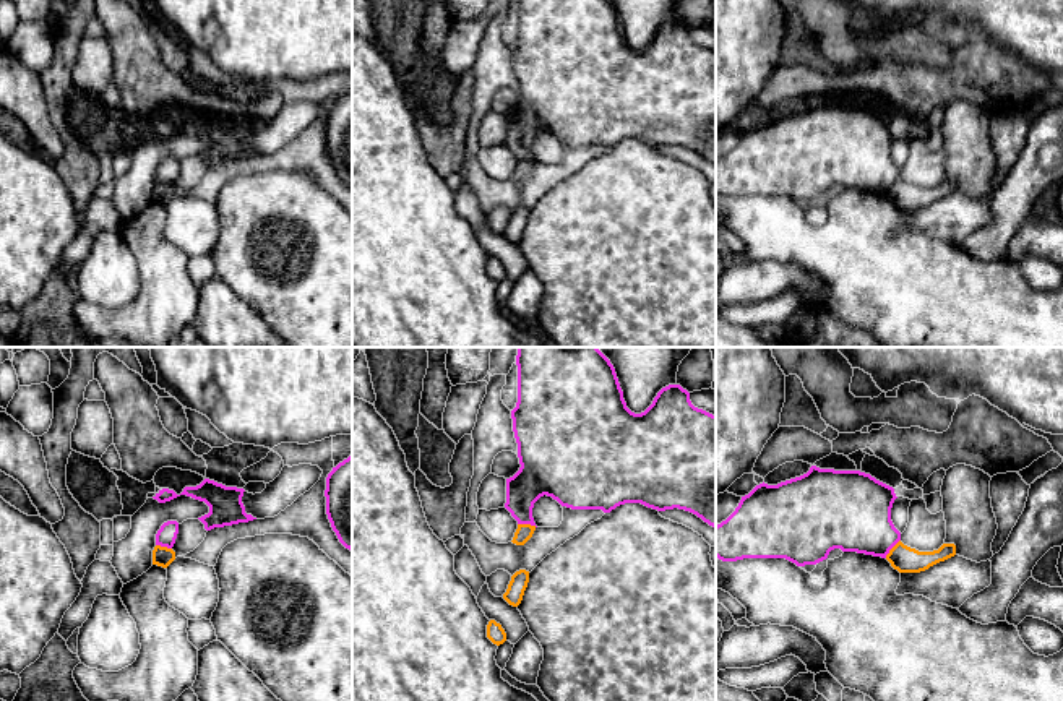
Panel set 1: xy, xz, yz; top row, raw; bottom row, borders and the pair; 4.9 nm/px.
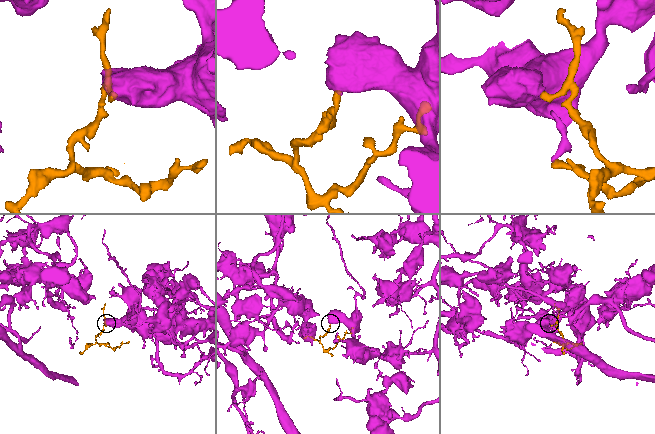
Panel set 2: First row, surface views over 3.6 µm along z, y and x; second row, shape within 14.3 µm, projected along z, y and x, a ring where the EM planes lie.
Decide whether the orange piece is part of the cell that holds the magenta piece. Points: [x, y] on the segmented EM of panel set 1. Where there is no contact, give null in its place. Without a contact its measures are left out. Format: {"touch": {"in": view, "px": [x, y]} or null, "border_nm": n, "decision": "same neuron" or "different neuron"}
{"touch": {"in": "xz", "px": [528, 523]}, "border_nm": 100, "decision": "different neuron"}

